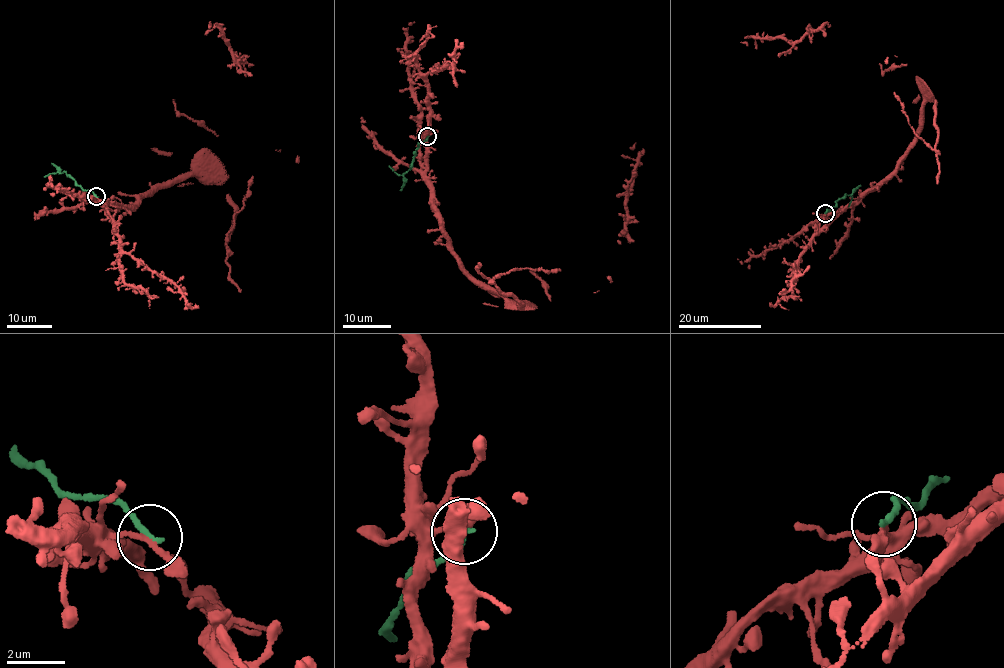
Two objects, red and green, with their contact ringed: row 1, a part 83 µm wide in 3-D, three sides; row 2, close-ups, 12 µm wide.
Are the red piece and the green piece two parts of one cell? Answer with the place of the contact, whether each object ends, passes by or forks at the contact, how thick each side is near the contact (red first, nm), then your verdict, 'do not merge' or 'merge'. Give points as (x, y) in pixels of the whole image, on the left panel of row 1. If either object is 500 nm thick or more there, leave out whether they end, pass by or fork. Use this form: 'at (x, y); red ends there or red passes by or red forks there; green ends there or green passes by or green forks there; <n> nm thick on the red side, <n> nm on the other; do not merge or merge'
at (96, 196); red passes by; green ends there; 180 nm thick on the red side, 240 nm on the other; do not merge

